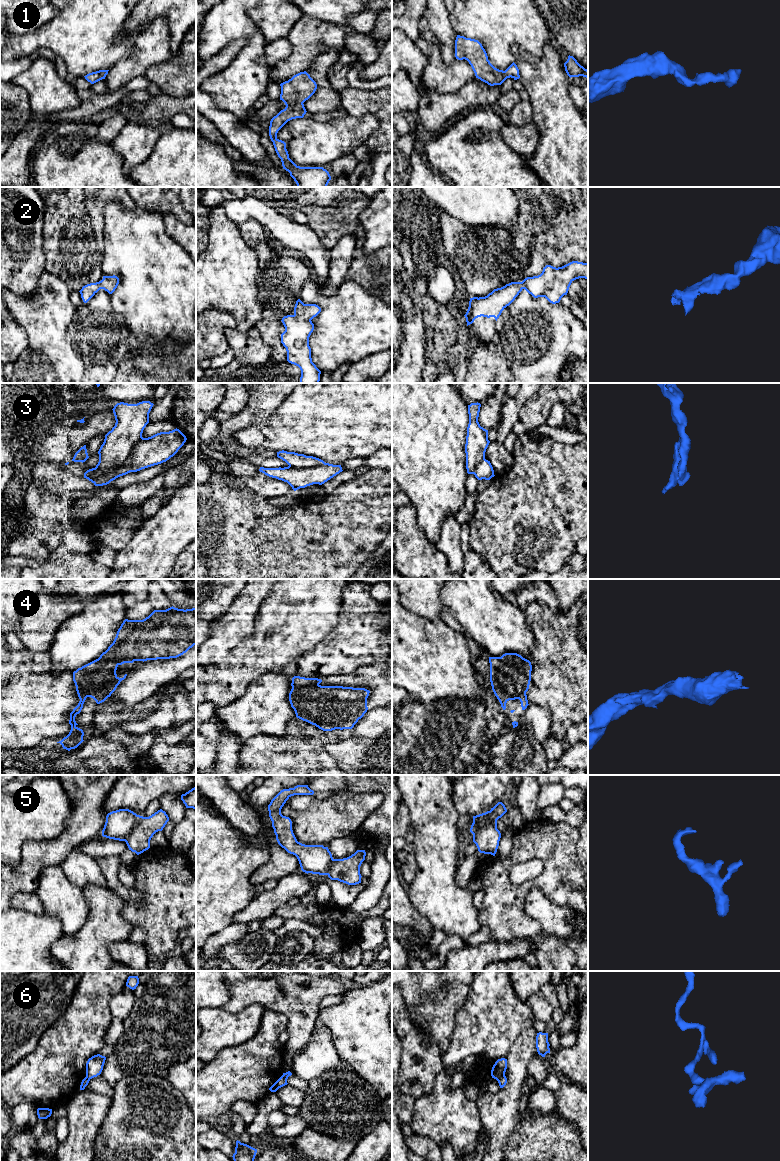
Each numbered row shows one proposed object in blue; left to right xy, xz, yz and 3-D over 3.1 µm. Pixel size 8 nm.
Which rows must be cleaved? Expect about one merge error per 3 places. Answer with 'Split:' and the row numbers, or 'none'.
Split: 3, 6

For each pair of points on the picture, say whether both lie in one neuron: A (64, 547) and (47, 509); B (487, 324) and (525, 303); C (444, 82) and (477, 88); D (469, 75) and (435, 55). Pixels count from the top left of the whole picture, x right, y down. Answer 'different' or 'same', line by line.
A: different
B: different
C: different
D: same

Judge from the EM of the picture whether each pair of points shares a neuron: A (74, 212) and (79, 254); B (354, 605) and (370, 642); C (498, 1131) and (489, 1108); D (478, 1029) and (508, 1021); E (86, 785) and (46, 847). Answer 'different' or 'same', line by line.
A: same
B: same
C: same
D: same
E: same

